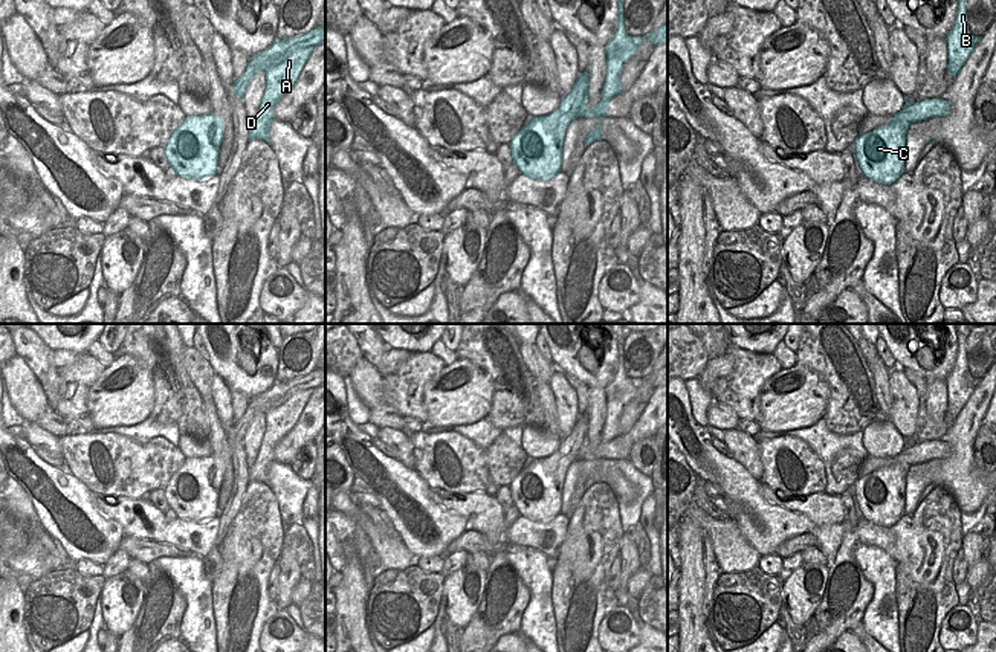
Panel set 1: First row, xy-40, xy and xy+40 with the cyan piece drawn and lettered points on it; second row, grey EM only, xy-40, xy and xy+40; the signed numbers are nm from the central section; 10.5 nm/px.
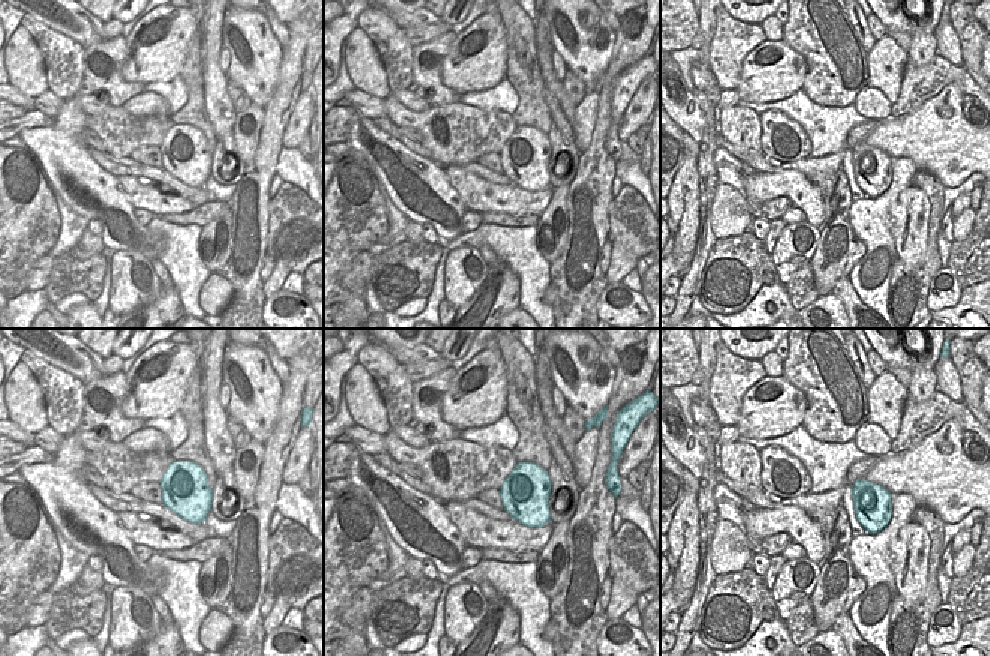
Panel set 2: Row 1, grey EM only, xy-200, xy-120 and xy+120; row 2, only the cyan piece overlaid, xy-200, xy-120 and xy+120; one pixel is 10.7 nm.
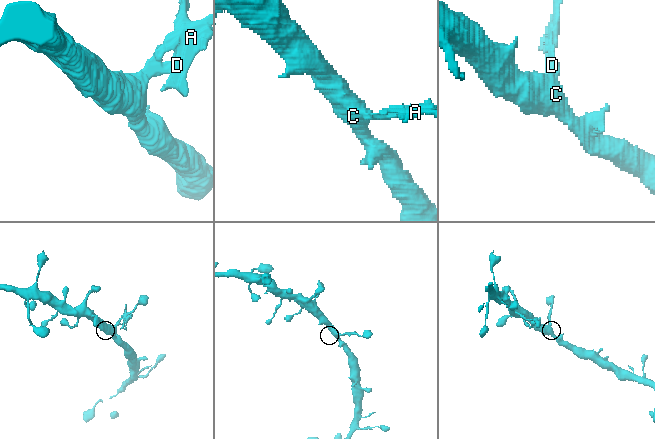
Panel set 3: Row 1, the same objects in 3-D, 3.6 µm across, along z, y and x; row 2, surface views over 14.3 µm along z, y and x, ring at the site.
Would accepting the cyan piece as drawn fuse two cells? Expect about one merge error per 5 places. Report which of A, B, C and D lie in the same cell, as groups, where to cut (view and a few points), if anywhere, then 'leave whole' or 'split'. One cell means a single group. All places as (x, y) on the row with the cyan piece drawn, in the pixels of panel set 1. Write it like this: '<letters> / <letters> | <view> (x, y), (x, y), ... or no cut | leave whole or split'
A B D / C | xy (558, 109), (573, 118) | split

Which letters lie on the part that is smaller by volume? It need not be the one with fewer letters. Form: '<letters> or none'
A, B, D

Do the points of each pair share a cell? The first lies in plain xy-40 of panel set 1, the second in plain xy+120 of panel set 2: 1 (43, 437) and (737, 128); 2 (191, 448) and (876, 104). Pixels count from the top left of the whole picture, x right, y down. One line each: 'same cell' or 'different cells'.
1: same cell
2: same cell

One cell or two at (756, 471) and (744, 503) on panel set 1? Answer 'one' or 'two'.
two

